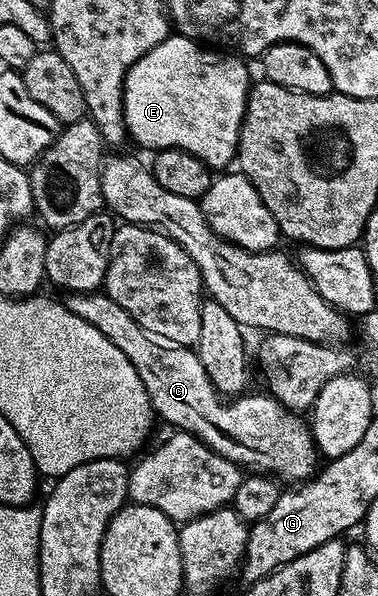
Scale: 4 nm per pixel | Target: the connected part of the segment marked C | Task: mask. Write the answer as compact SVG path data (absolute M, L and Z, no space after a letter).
M103 291L68 293L66 304L71 313L98 327L98 331L130 359L134 371L138 371L138 379L146 387L153 414L173 425L173 430L192 433L203 445L209 445L218 455L245 471L275 475L288 483L303 483L316 476L322 457L309 422L305 418L303 421L299 412L285 409L275 396L241 395L225 399L206 375L195 348L165 343L153 337Z

